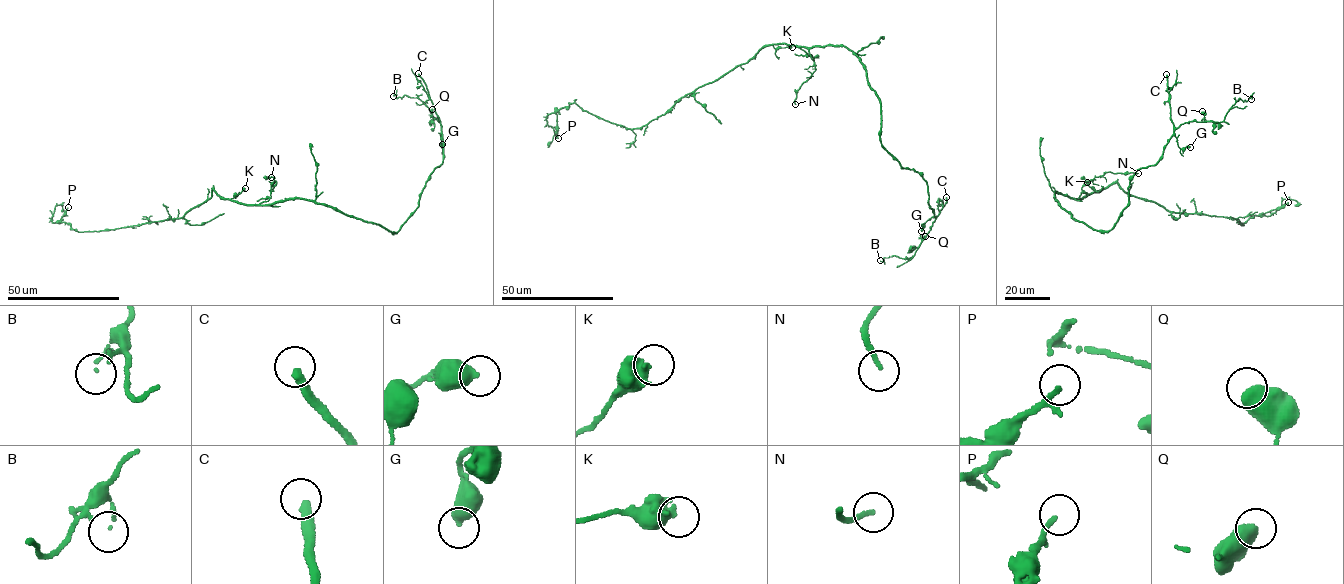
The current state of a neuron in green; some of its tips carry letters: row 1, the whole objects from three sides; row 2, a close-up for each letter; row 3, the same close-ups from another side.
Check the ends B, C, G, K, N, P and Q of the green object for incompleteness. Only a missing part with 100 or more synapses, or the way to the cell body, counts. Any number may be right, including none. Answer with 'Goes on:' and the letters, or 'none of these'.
Goes on: C

